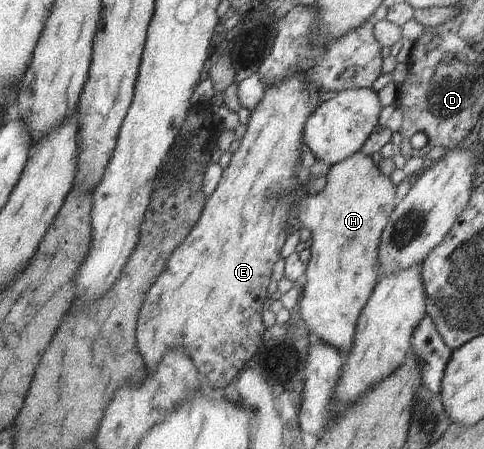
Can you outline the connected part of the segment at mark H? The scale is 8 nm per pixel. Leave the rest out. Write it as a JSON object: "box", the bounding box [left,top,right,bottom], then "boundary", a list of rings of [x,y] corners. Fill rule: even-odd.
{"box":[296,151,397,355],"boundary":[[[359,151],[330,166],[323,190],[316,195],[304,195],[296,210],[301,228],[307,228],[312,234],[311,257],[306,266],[307,282],[298,297],[299,312],[310,334],[333,345],[341,355],[351,348],[358,316],[382,273],[378,263],[378,244],[397,203],[396,186],[390,176],[381,173],[371,156]]]}

